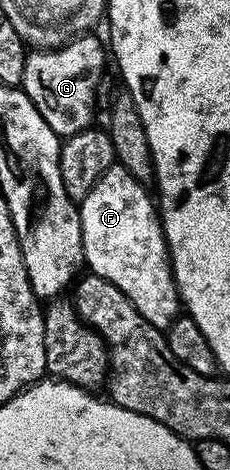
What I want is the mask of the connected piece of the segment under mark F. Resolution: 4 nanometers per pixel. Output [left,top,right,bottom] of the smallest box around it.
[78,163,181,331]

